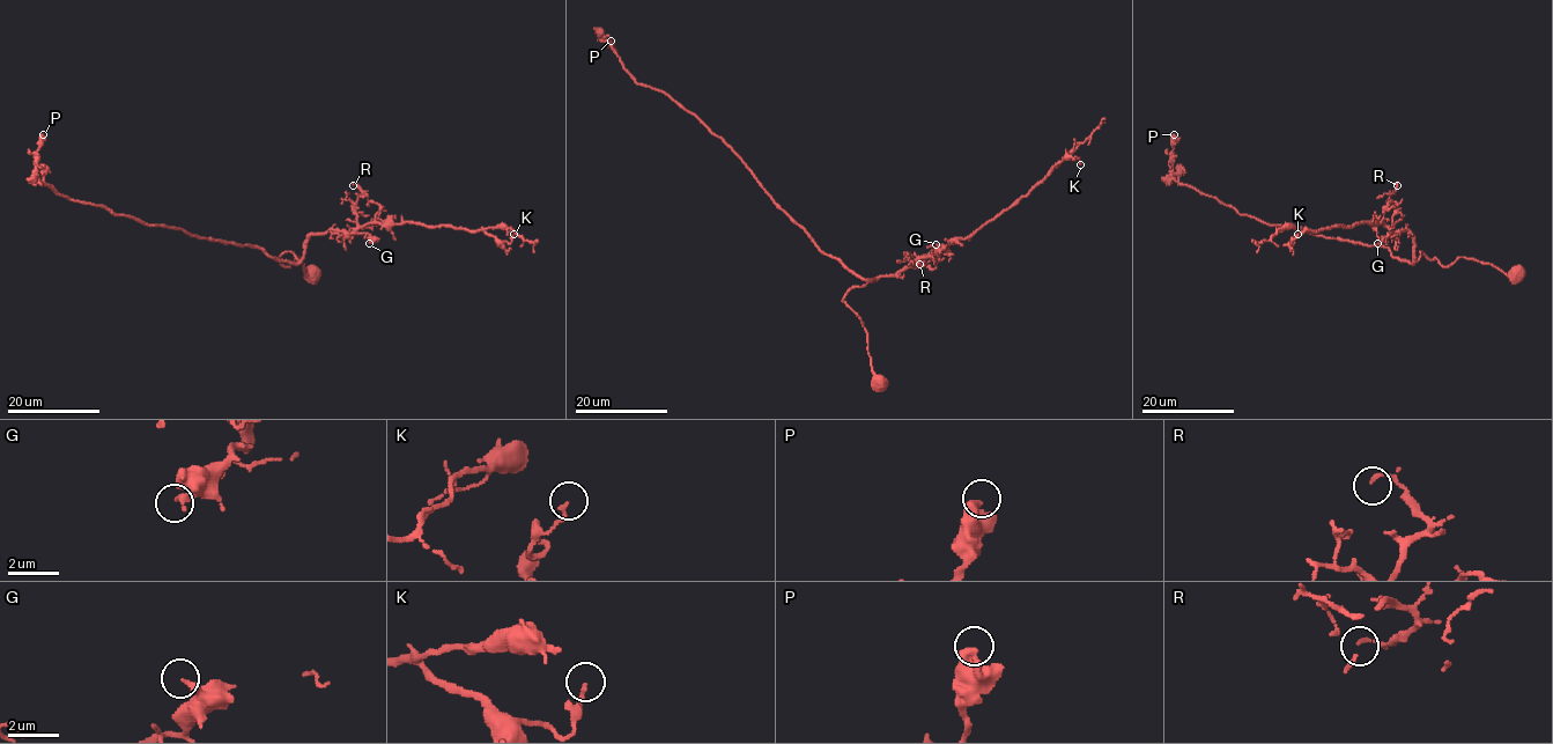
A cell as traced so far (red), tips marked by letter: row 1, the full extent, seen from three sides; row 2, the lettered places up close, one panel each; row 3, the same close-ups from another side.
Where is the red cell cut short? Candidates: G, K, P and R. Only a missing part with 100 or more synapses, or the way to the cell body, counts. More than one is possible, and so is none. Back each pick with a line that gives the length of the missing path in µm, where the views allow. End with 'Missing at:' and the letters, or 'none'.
Missing at: none

